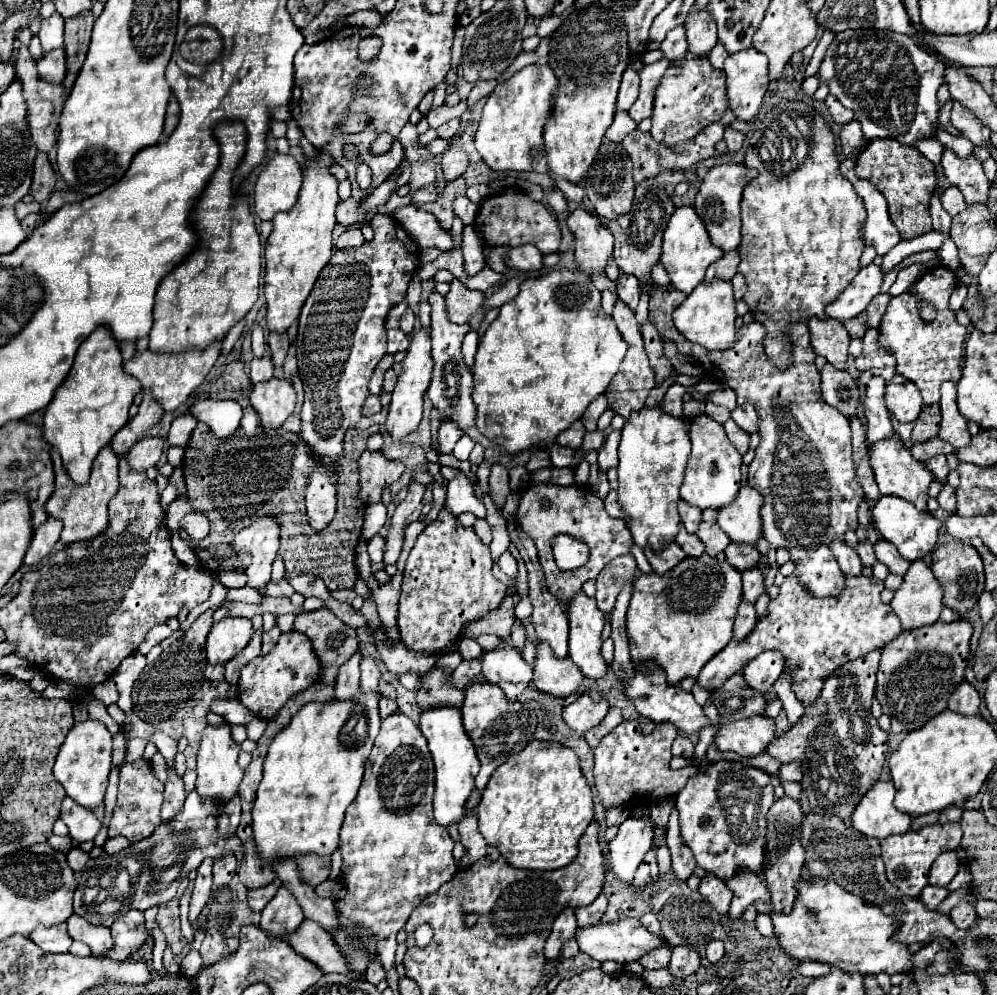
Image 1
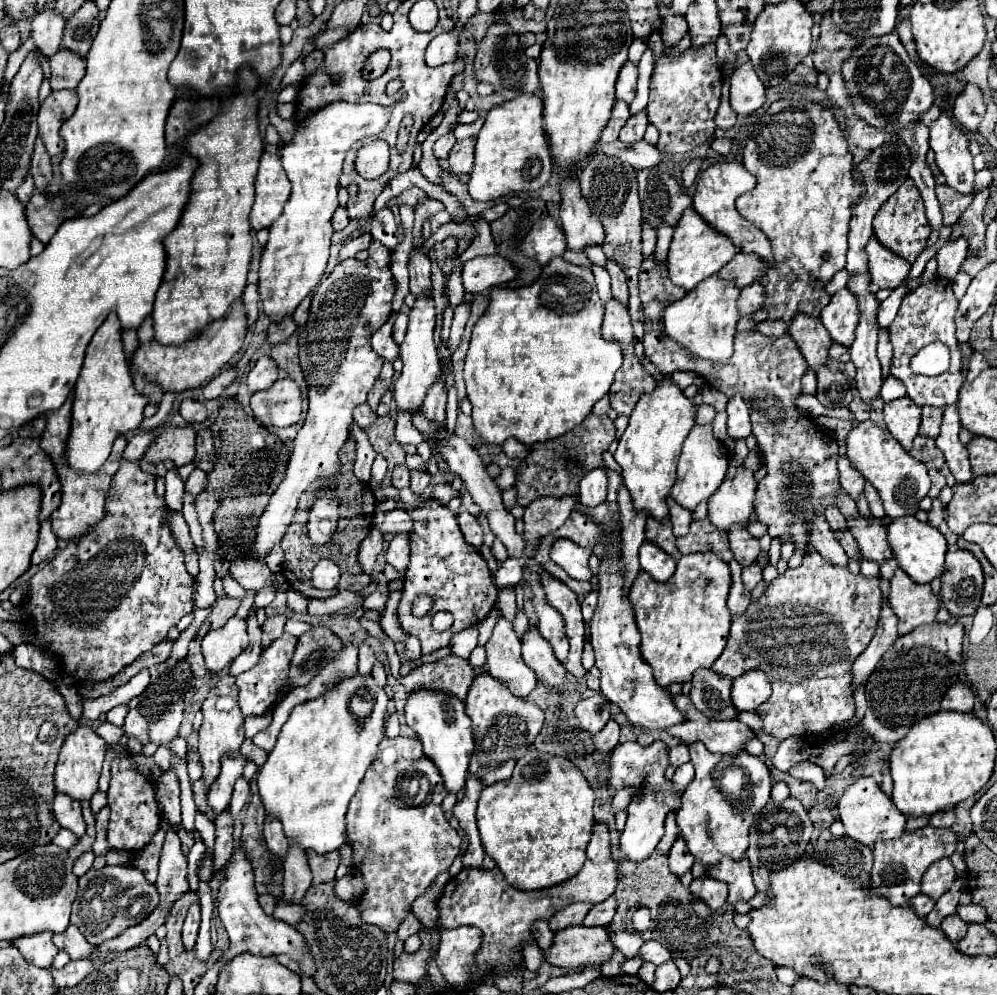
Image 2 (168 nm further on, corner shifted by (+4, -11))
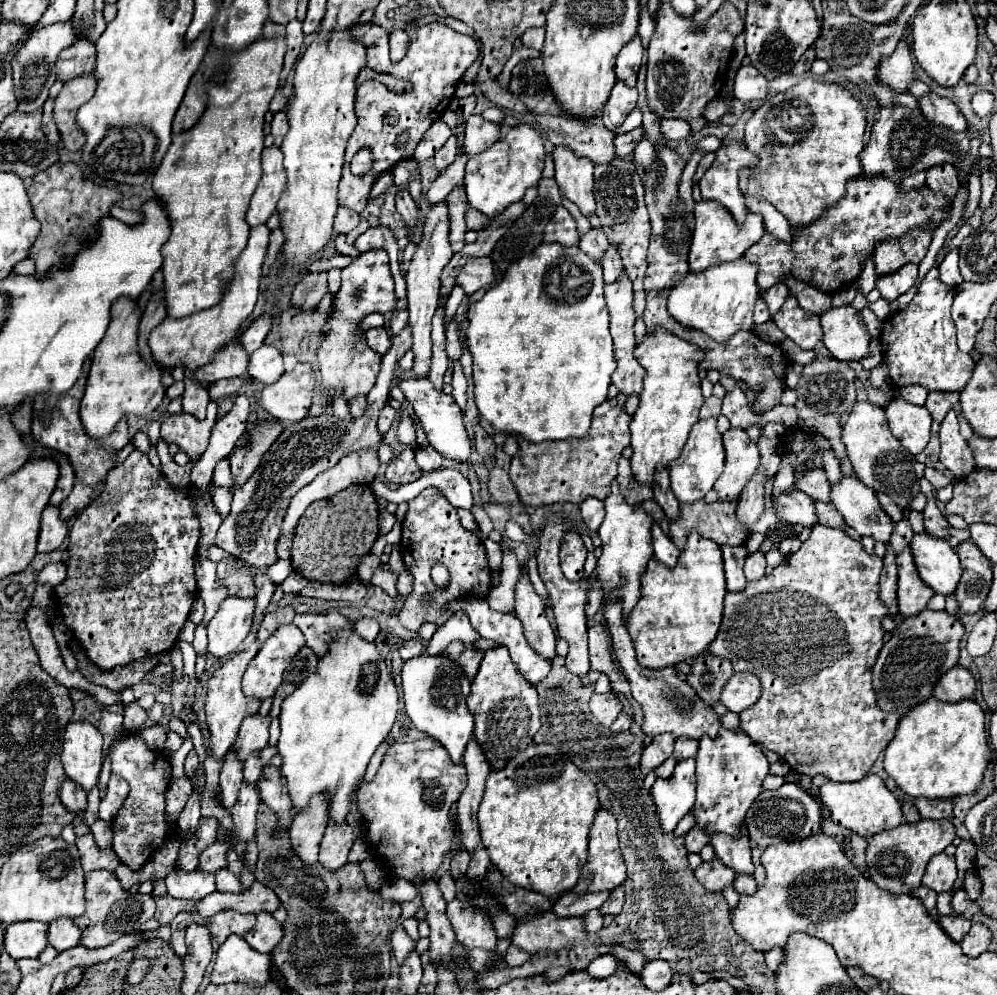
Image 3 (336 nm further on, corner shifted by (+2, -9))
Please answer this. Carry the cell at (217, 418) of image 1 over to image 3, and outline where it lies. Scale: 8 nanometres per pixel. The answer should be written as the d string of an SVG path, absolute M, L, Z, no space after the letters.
M184 379L184 383L186 389L182 393L182 409L202 421L206 417L206 405L210 403L208 391L192 379Z

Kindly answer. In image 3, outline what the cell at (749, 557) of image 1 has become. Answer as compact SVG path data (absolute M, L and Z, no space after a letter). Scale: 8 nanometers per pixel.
M758 465L758 469L754 471L752 479L746 483L746 487L738 499L736 513L738 513L738 519L742 523L746 523L746 527L756 523L764 511L764 483L766 483L766 479L768 479L766 469L762 465Z

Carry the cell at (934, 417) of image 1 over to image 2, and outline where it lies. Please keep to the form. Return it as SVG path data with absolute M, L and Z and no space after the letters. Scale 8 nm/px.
M922 407L922 423L920 423L920 435L936 439L940 433L940 421L942 421L942 409L936 407Z

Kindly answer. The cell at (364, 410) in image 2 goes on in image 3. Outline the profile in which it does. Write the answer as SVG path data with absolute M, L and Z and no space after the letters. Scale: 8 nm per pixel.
M358 395L352 401L348 401L348 411L350 411L352 417L360 417L364 413L364 407L366 407L366 397L364 395Z

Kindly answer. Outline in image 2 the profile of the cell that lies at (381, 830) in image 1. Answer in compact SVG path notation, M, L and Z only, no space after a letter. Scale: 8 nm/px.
M384 737L378 745L376 759L358 787L358 793L350 801L350 809L346 813L346 835L348 845L352 847L352 865L358 865L364 879L364 891L358 901L360 919L368 925L380 927L386 935L398 931L400 923L412 913L412 903L430 891L436 877L452 865L460 851L462 839L442 813L444 797L446 791L442 791L442 777L438 777L434 763L424 757L420 741L410 737Z

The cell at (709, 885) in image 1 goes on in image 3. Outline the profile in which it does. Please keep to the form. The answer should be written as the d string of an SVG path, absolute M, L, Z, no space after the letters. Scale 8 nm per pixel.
M714 857L712 861L704 861L694 873L708 891L722 891L722 887L732 885L734 881L734 871L726 867L718 857Z

